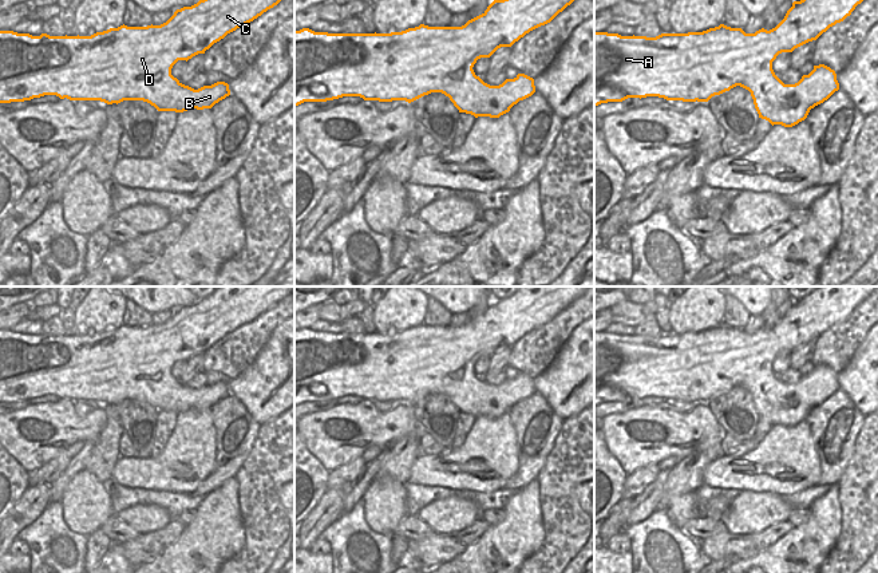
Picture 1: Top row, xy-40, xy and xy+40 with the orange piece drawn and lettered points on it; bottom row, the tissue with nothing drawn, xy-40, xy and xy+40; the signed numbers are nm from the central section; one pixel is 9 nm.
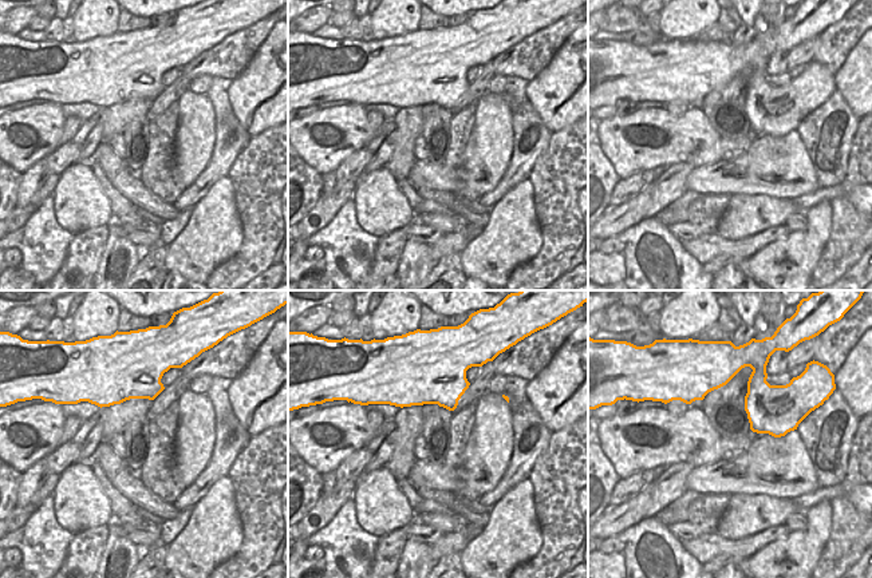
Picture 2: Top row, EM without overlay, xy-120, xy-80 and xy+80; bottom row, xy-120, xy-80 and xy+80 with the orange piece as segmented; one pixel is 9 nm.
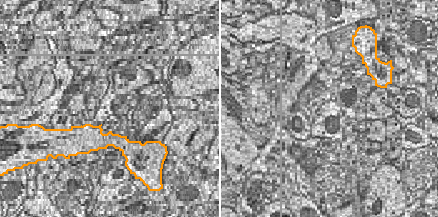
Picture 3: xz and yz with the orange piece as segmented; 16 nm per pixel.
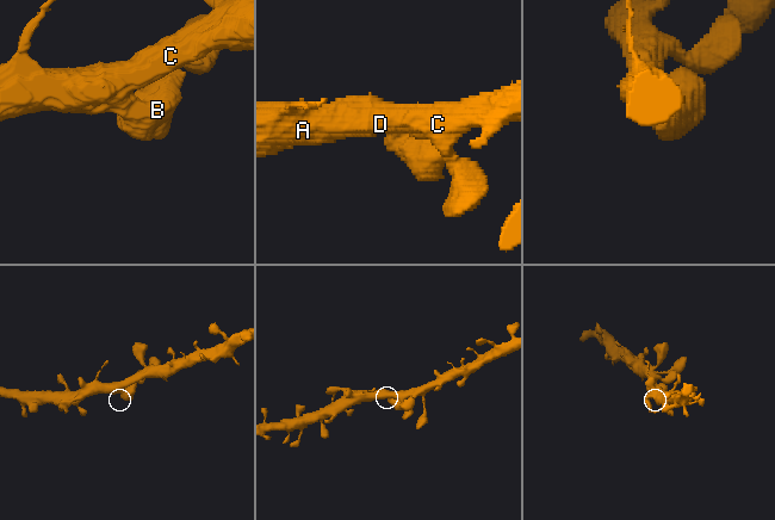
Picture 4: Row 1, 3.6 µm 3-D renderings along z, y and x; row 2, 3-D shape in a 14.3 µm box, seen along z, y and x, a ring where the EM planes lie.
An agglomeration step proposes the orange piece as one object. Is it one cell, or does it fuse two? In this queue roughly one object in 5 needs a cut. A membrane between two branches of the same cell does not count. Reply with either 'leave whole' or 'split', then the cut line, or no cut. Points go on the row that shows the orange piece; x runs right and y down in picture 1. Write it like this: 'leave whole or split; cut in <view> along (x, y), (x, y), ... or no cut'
leave whole; no cut

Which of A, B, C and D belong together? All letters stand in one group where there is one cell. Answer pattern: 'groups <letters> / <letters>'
groups A B C D

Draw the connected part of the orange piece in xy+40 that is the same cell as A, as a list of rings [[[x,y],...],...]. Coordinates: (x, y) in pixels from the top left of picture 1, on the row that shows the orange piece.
[[[800,0],[794,1],[784,19],[772,29],[764,28],[755,33],[745,33],[741,28],[724,24],[703,32],[661,33],[656,37],[621,36],[618,33],[594,32],[594,107],[608,102],[622,102],[628,98],[658,96],[667,100],[708,102],[740,86],[751,92],[759,118],[772,126],[792,127],[804,120],[811,108],[827,100],[839,90],[837,74],[824,64],[814,66],[808,75],[803,75],[795,84],[784,84],[774,72],[772,62],[782,52],[816,40],[823,32],[837,23],[843,21],[863,0]]]

